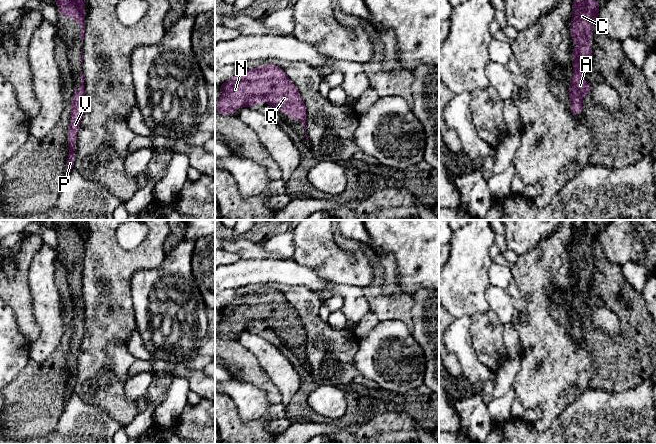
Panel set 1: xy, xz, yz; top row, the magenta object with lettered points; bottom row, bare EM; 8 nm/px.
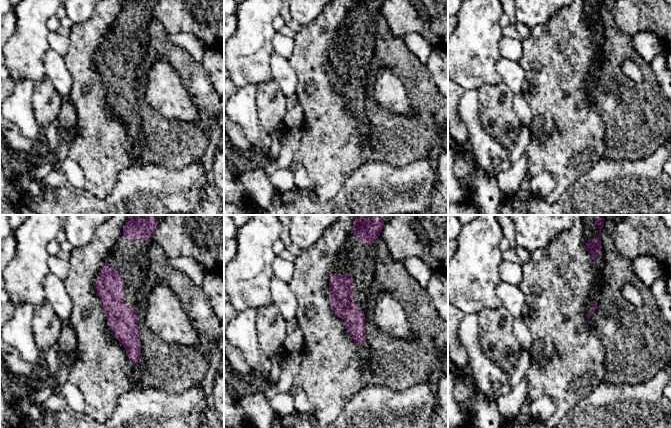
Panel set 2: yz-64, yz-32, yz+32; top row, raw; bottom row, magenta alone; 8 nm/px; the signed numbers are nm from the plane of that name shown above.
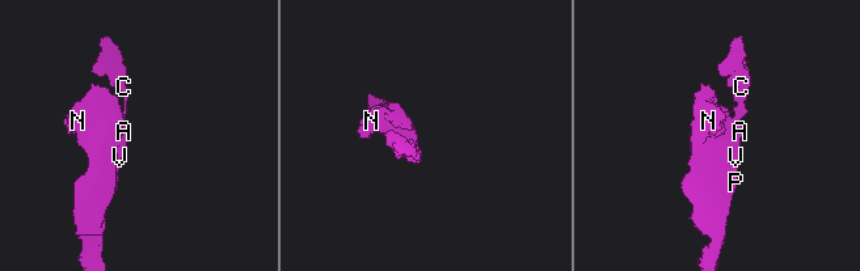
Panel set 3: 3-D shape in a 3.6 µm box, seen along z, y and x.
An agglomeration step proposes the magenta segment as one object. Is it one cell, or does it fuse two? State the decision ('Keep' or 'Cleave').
Keep

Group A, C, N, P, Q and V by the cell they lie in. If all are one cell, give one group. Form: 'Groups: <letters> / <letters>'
Groups: A C N P Q V

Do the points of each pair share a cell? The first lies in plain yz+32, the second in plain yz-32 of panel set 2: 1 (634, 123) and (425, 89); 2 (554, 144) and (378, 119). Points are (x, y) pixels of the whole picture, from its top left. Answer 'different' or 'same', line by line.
1: same
2: different

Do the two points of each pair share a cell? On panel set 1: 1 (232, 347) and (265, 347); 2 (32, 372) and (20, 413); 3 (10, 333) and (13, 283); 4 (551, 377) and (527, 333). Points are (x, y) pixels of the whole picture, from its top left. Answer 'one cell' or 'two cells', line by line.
1: two cells
2: one cell
3: two cells
4: one cell

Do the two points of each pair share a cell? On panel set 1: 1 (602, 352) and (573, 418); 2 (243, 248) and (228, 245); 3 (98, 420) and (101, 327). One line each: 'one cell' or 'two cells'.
1: two cells
2: one cell
3: two cells

